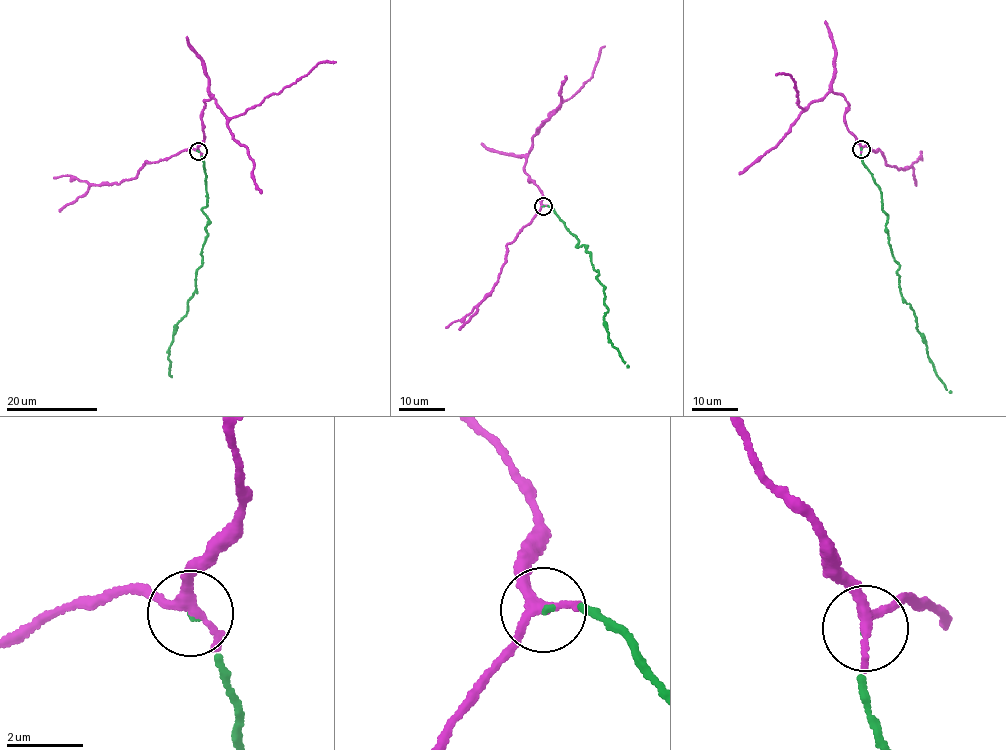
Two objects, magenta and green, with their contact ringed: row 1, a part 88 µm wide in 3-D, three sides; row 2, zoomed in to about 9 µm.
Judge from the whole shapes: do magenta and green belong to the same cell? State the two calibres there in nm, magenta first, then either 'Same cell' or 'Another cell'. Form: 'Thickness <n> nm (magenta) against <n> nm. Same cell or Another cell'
Thickness 220 nm (magenta) against 70 nm. Same cell

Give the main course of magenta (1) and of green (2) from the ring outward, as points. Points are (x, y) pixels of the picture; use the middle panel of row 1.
1: (543, 205), (538, 186), (529, 180), (524, 169), (533, 135), (551, 111), (589, 80), (604, 46)
2: (543, 205), (552, 209), (577, 237), (576, 246), (583, 245), (591, 254), (608, 309), (606, 330), (627, 367)

